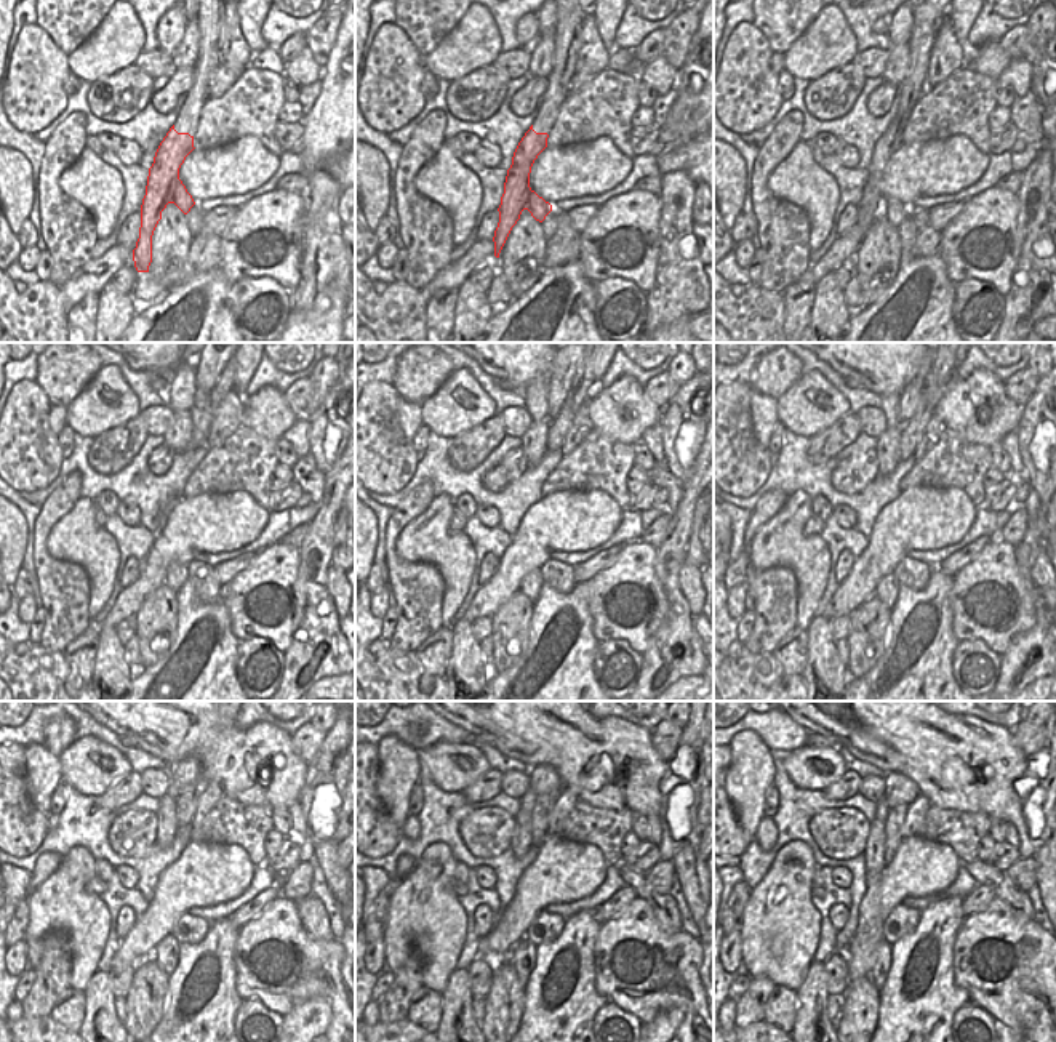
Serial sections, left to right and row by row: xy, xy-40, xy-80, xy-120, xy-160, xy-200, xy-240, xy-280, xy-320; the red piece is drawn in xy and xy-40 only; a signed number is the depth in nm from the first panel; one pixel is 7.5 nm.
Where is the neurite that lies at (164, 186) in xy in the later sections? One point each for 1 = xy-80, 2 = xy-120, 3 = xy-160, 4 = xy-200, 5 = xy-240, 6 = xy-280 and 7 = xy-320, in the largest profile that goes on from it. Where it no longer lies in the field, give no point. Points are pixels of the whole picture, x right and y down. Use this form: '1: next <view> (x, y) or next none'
1: next xy-80 (872, 204)
2: next xy-120 (176, 575)
3: next xy-160 (532, 583)
4: next xy-200 (887, 589)
5: next xy-240 (167, 953)
6: next xy-280 (524, 954)
7: next xy-320 (880, 969)

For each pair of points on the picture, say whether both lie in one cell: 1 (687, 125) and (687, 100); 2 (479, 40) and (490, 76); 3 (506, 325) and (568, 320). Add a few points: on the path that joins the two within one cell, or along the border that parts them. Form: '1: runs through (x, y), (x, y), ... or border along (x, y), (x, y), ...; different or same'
1: runs through (687, 119), (687, 106); same
2: border along (493, 63), (476, 68), (453, 80); different
3: runs through (530, 298), (557, 276), (565, 276), (581, 295); same

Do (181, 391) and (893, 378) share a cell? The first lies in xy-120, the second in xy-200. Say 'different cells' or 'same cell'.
different cells

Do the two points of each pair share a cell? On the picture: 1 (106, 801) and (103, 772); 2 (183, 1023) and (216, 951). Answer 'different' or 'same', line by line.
1: different
2: same

